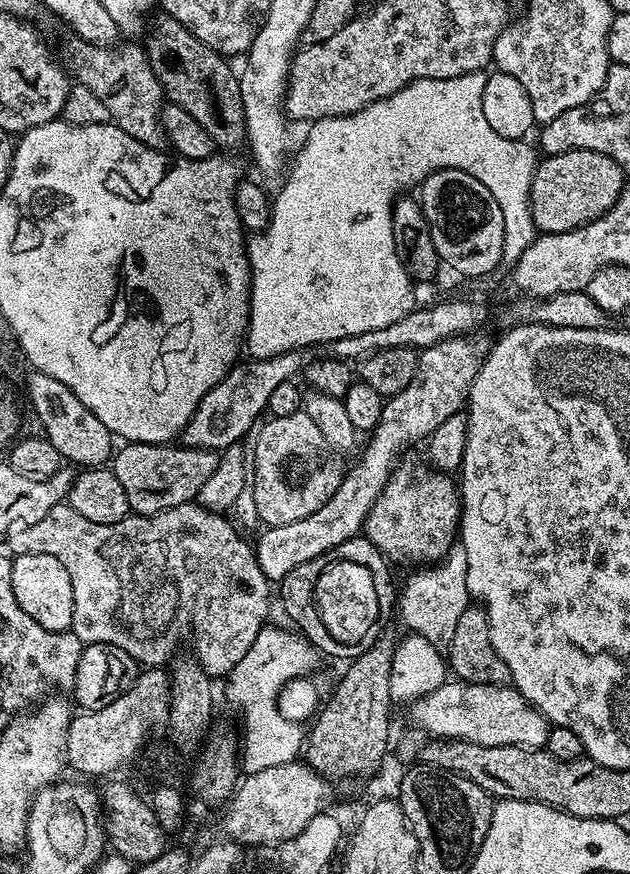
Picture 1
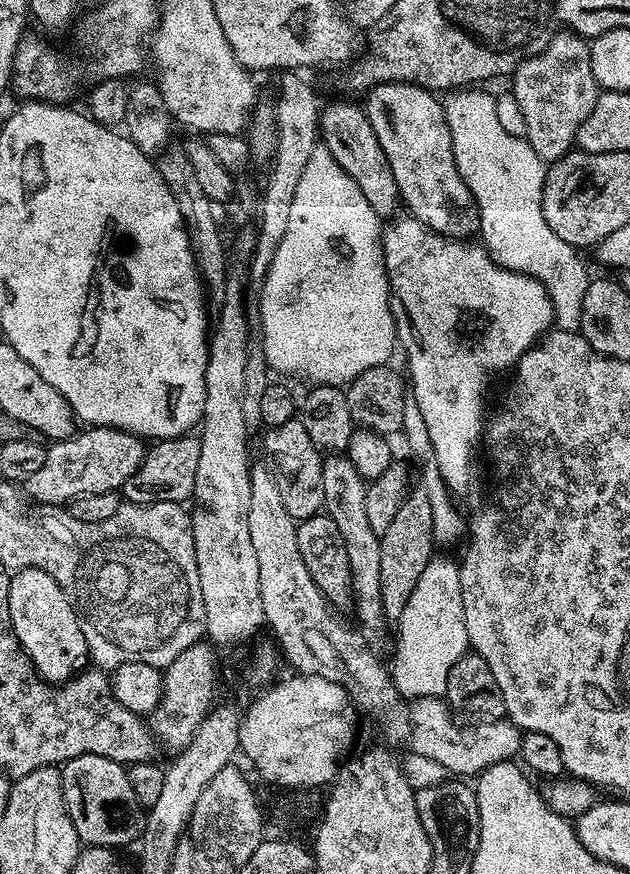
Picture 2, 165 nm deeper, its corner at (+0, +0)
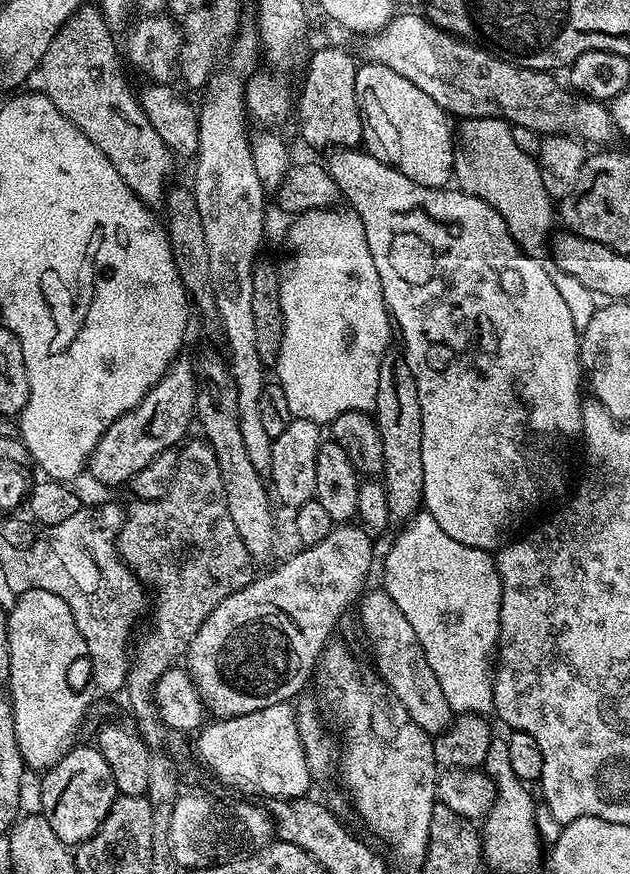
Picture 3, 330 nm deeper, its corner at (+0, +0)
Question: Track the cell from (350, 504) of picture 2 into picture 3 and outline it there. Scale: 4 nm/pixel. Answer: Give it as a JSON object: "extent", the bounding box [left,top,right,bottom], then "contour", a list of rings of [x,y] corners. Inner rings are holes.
{"extent":[359,586,454,738],"contour":[[[376,586],[373,592],[365,591],[359,597],[360,624],[364,627],[364,636],[372,647],[372,658],[376,662],[375,675],[384,681],[389,692],[406,710],[406,714],[429,736],[435,738],[452,727],[454,713],[450,702],[446,702],[446,694],[442,694],[442,686],[438,686],[438,678],[434,678],[434,670],[430,670],[430,662],[426,662],[426,654],[418,642],[418,634],[398,606],[394,606],[394,598]]]}

